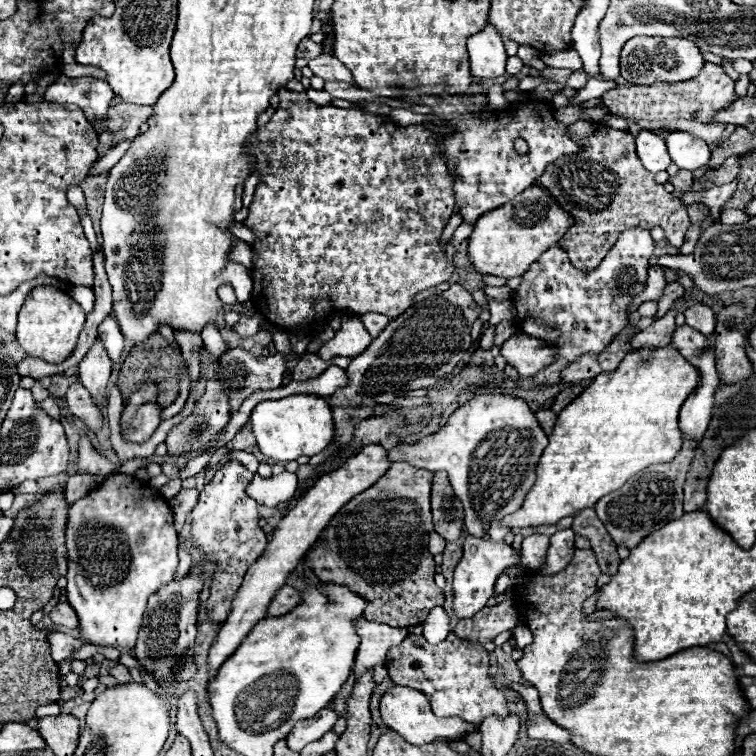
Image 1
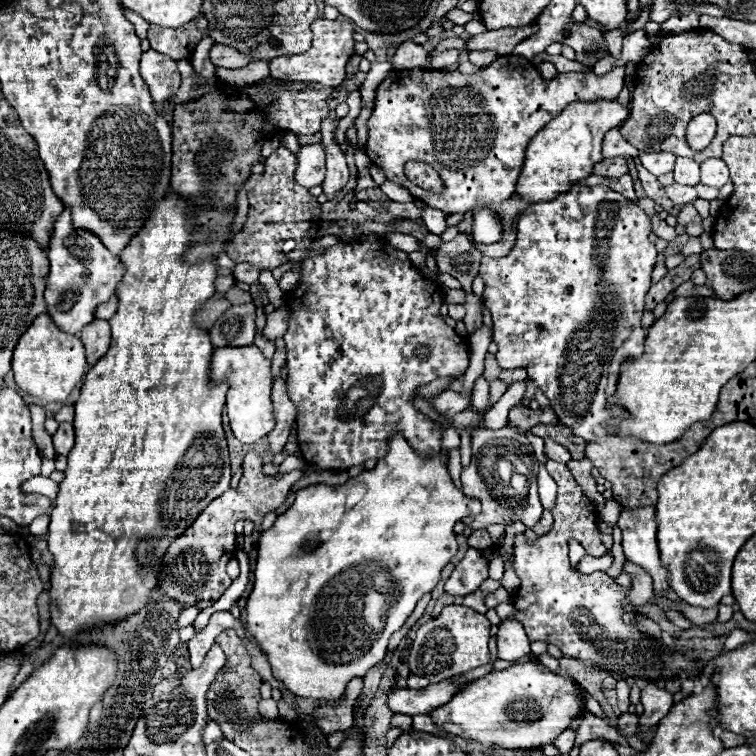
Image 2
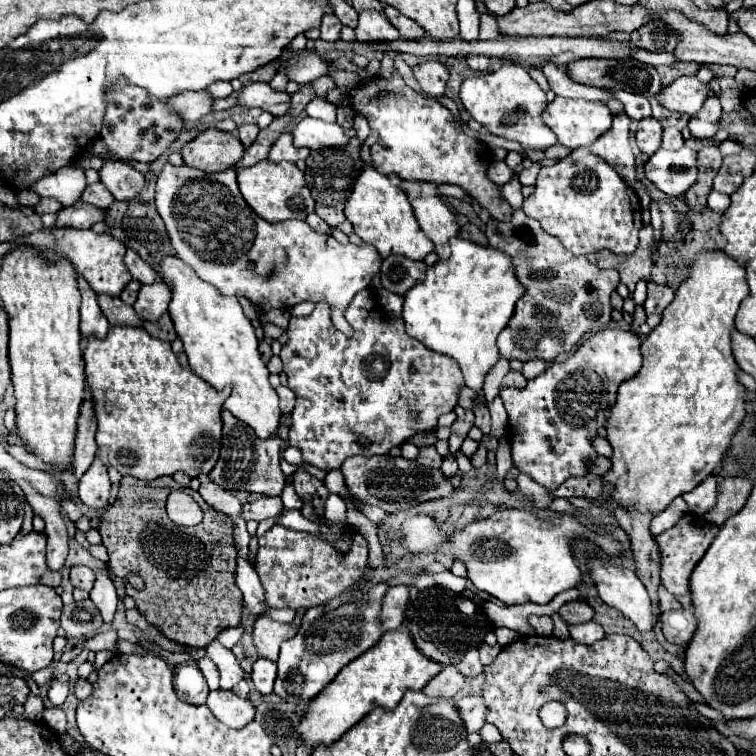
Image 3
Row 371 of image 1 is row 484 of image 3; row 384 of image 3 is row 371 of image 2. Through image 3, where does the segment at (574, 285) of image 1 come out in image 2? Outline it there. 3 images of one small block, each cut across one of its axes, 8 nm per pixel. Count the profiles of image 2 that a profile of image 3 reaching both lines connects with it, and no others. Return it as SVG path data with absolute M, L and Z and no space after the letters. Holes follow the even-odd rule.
M574 186L570 192L556 196L550 202L540 202L540 204L532 204L524 210L524 214L518 220L518 238L516 238L516 246L512 248L512 252L504 258L482 258L480 264L480 276L484 278L484 294L482 294L482 302L486 308L490 308L492 312L492 320L494 320L494 342L498 344L498 352L496 352L496 360L500 364L502 370L516 370L516 368L526 368L528 372L528 380L536 382L536 386L548 396L552 410L556 412L558 420L568 426L576 436L584 438L586 442L592 442L596 438L604 438L610 436L606 430L606 420L610 420L612 416L628 416L624 414L622 408L614 406L612 410L606 408L606 398L616 390L616 382L618 382L618 374L620 374L620 366L624 358L638 358L642 354L644 348L644 338L646 332L640 326L642 314L644 314L644 298L650 290L650 274L652 268L656 264L656 246L648 240L652 230L652 222L648 218L648 214L634 202L626 200L622 194L606 188L606 186Z

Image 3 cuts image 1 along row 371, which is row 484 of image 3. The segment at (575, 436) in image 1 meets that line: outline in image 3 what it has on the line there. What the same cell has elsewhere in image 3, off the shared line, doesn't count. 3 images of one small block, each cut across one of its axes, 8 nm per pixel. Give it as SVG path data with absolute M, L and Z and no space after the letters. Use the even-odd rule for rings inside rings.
M702 250L690 264L686 264L686 278L676 290L674 300L662 312L660 324L646 336L642 344L644 364L640 372L620 384L618 402L612 406L608 418L608 442L612 444L612 468L604 476L614 484L614 494L622 506L634 506L636 510L648 510L652 514L662 512L676 496L690 492L706 476L714 474L736 426L746 414L746 388L738 380L738 364L732 356L732 332L734 316L740 302L748 296L746 270L736 258L730 258L724 250Z

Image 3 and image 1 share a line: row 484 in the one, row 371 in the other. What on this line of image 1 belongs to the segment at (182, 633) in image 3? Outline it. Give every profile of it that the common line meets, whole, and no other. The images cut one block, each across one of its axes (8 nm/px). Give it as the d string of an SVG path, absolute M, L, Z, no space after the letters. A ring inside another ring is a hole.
M158 332L152 334L152 338L148 338L148 342L136 344L122 364L122 370L118 374L118 388L120 388L120 394L124 398L124 404L128 404L130 394L136 392L136 386L140 386L140 382L148 382L148 380L156 382L160 386L166 384L166 388L158 388L158 402L162 408L174 404L178 394L180 394L180 388L178 388L180 376L178 378L170 378L170 376L174 376L180 368L186 368L186 366L188 366L188 362L182 358L182 350L180 350L178 342L168 342Z

